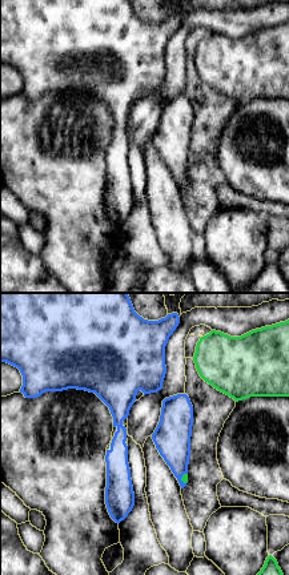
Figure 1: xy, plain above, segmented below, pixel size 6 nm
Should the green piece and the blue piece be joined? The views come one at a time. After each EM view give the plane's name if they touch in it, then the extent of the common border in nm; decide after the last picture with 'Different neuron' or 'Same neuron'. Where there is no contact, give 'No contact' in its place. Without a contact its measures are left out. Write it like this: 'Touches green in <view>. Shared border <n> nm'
Touches green in xy. Shared border 70 nm

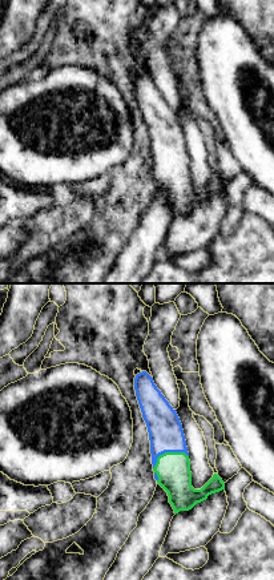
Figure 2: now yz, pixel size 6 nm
Touches green in yz. Shared border 240 nm

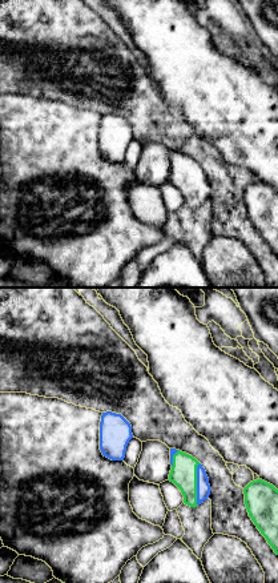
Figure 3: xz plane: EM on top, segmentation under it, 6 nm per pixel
Touches green in xz. Shared border 260 nm

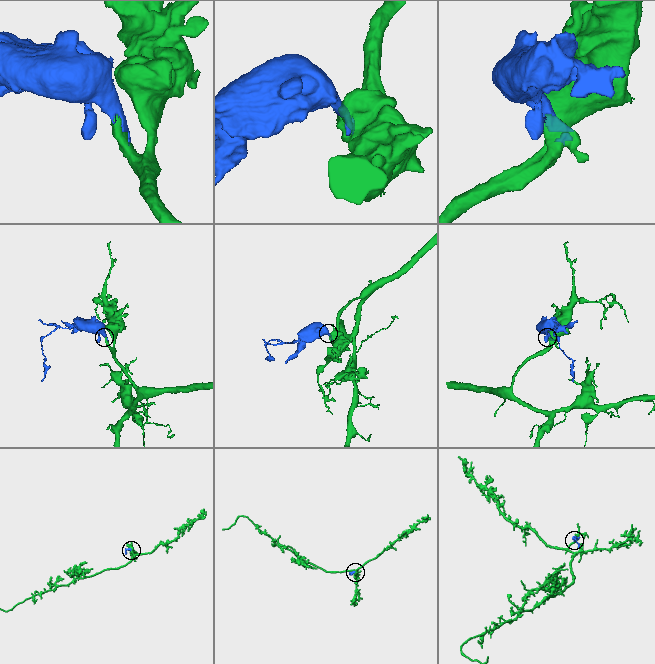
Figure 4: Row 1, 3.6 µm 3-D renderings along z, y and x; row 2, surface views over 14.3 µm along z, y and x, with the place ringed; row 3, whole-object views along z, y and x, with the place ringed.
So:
Same neuron

